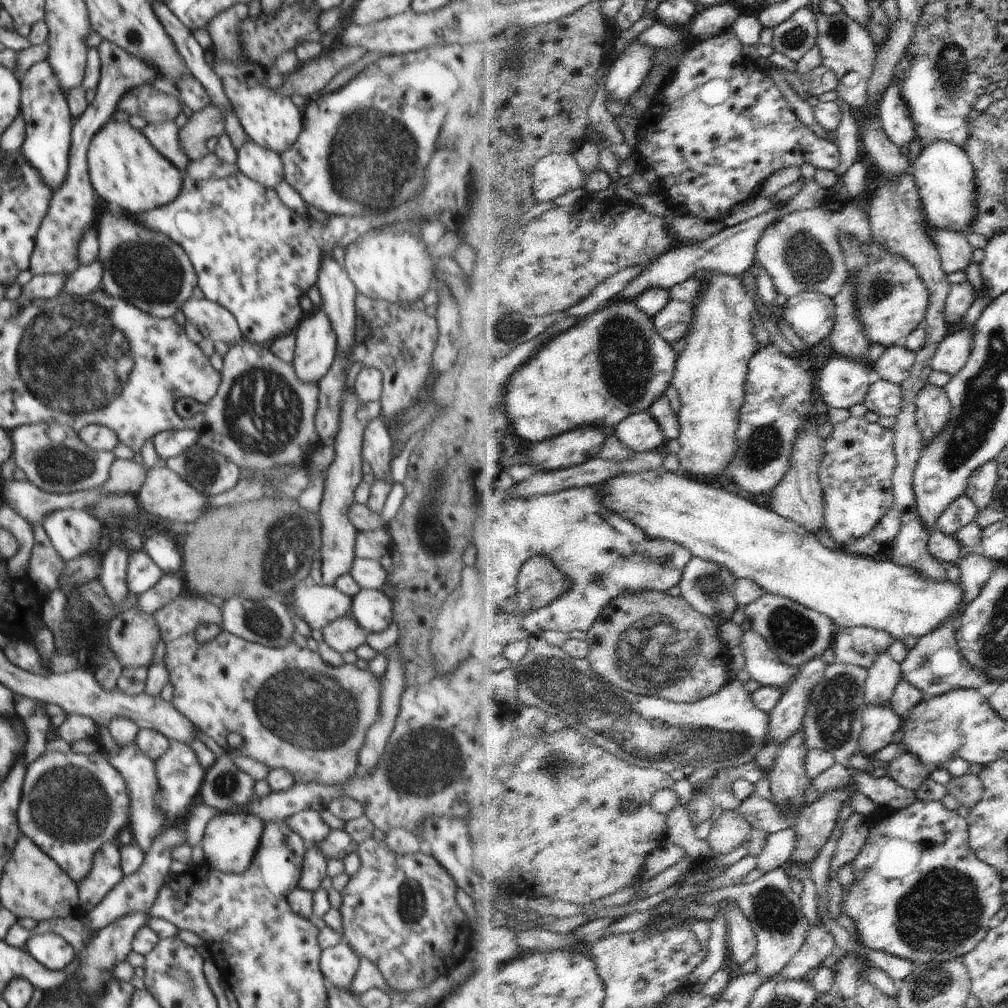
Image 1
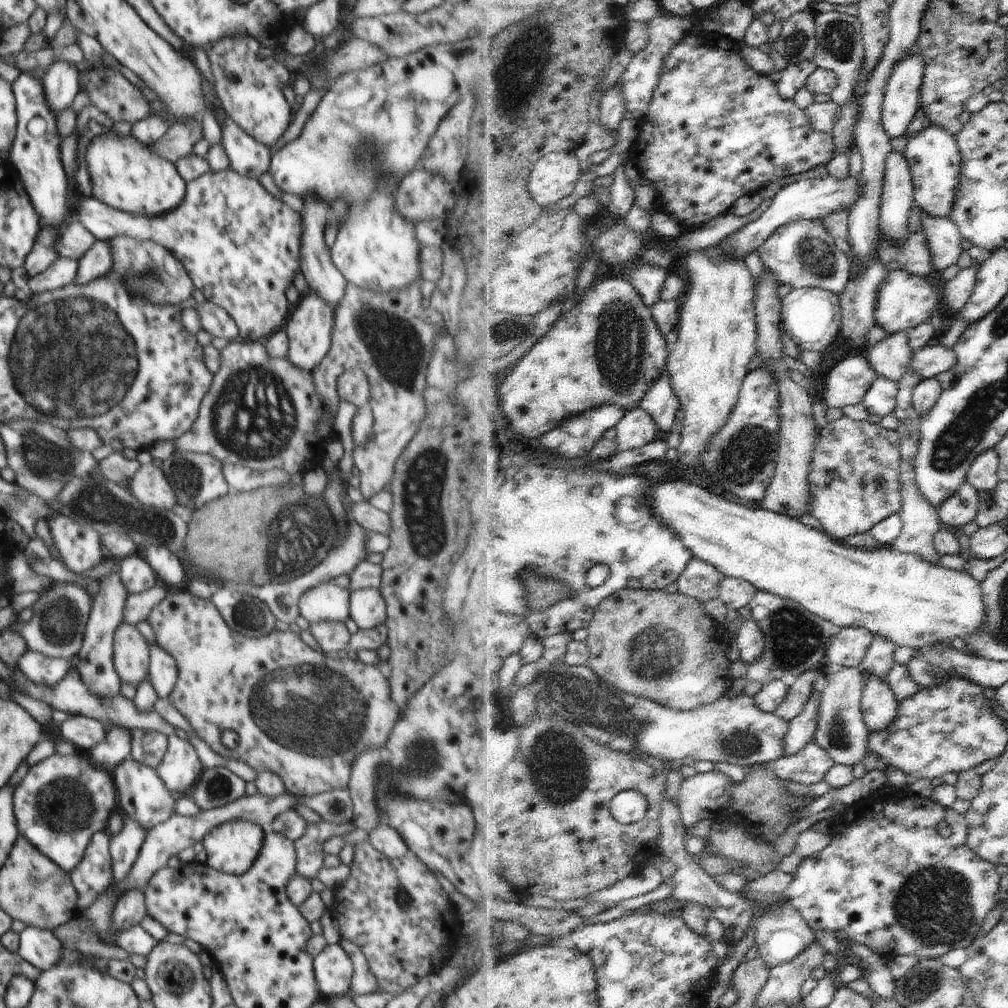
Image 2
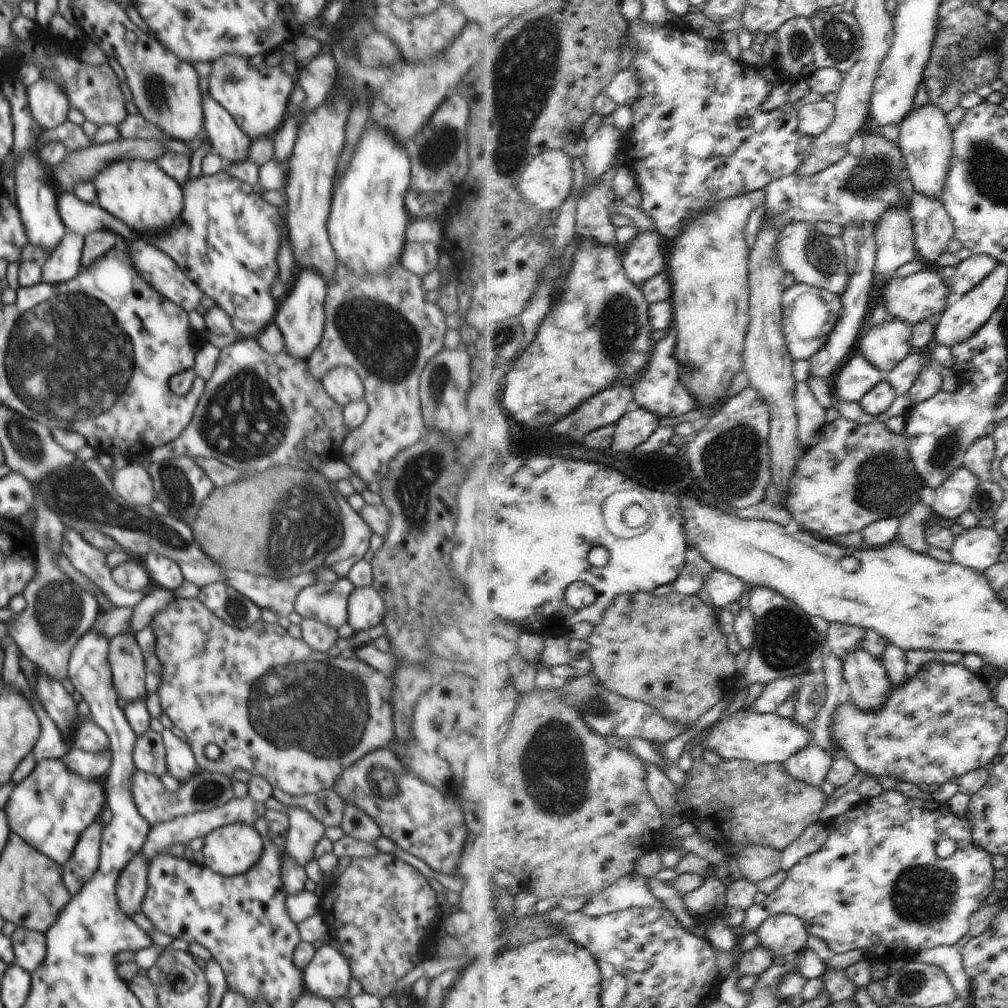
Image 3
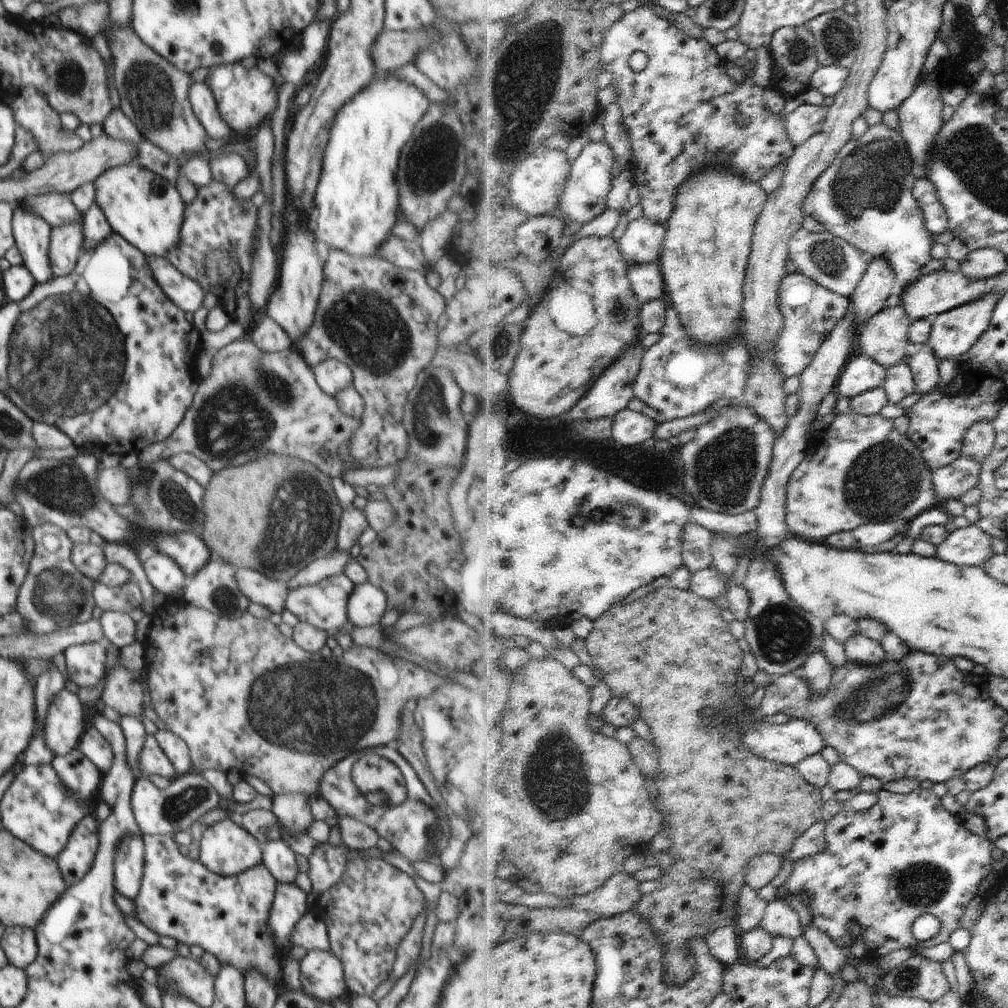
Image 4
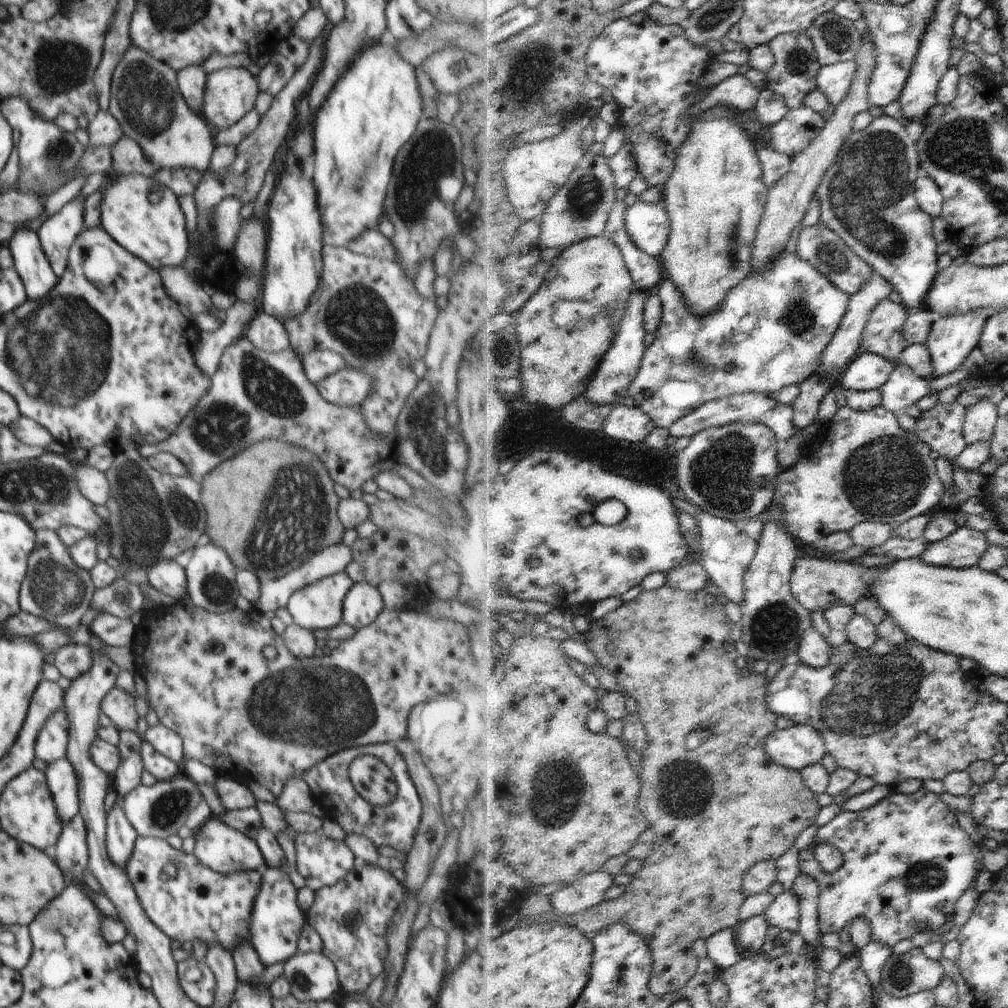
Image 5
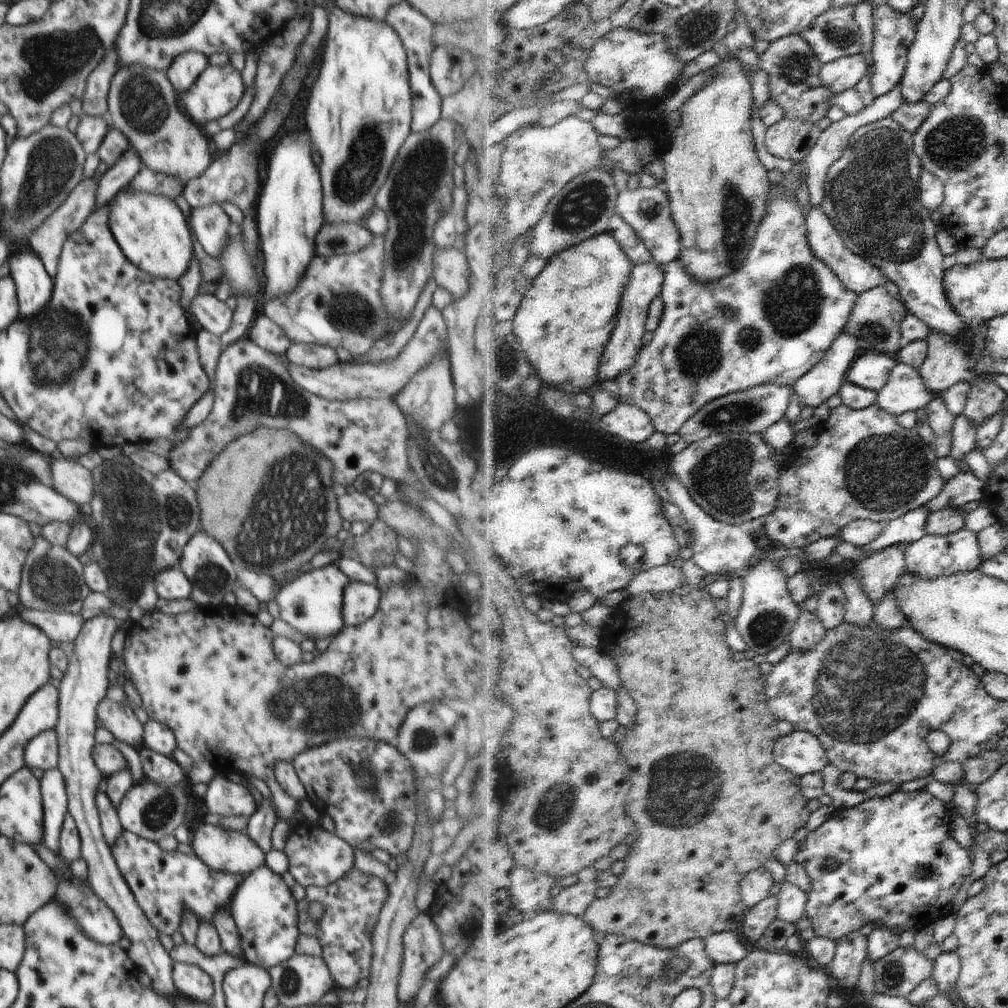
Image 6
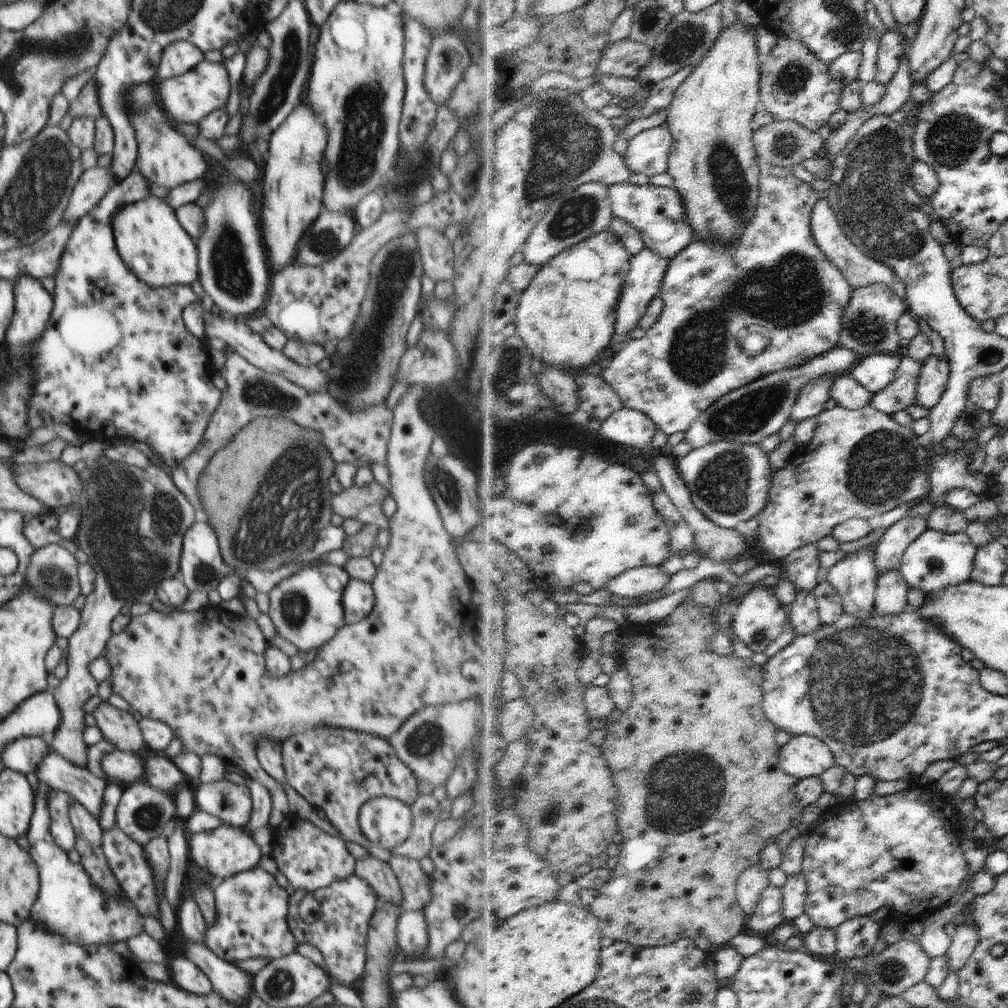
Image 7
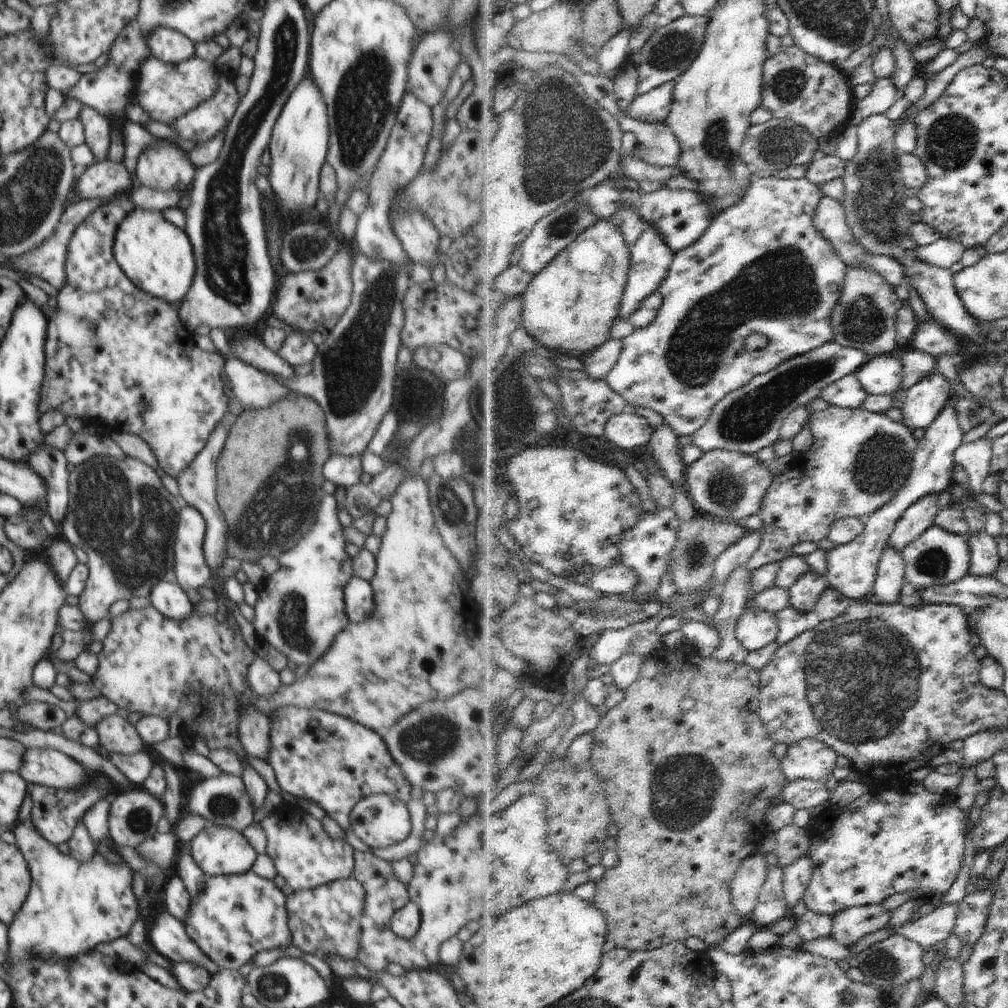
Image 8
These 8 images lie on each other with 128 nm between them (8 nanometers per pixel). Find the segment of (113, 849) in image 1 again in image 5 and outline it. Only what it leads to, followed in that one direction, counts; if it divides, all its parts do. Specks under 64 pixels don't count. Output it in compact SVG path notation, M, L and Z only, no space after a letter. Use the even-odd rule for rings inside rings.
M80 813L62 828L56 842L55 863L60 867L68 883L72 878L82 880L88 866L88 844L86 844L86 826Z

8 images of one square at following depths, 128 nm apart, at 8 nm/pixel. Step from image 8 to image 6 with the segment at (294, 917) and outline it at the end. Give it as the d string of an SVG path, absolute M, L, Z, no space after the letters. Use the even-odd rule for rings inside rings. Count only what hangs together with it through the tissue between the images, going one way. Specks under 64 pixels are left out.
M355 867L333 884L324 887L306 888L306 896L296 902L296 912L298 912L298 932L304 936L312 936L318 940L323 951L323 960L330 970L335 982L336 989L354 990L358 984L365 983L370 975L370 964L374 960L374 926L378 921L380 910L388 898L388 884L382 882L376 876L366 875ZM308 902L319 902L324 907L324 915L317 922L312 922L310 916L306 914Z

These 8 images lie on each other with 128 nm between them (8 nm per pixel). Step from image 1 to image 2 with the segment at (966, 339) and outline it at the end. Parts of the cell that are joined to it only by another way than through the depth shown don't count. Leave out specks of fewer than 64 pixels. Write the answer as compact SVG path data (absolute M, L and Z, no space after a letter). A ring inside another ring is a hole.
M933 341L916 352L911 371L922 373L926 379L929 379L947 370L955 369L956 364L957 354L953 347L945 347Z

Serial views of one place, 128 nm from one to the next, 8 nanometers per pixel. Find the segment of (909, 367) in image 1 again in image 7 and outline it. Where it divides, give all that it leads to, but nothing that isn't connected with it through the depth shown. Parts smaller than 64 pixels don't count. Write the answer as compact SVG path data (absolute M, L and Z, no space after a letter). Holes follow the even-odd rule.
M876 283L869 287L855 289L852 302L846 309L844 330L839 346L856 351L860 357L902 352L899 323L908 311L908 300L898 296L889 284Z

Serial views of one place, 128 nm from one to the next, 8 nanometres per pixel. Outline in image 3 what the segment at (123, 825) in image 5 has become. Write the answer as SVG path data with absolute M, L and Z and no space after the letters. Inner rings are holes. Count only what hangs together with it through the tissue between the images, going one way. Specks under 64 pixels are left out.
M137 855L126 865L117 880L117 899L126 916L141 911L141 904L147 891L148 861Z

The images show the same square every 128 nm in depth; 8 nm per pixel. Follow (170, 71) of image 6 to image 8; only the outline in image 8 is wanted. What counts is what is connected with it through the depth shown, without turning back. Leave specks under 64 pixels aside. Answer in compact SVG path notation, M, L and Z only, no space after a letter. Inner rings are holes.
M155 28L143 39L150 47L152 56L168 64L177 65L195 56L195 44L171 28Z

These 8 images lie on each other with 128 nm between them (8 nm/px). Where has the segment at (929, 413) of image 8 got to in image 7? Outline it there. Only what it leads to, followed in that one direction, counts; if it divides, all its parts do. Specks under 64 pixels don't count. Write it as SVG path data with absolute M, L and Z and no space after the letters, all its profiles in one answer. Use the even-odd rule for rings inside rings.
M930 355L925 362L918 389L917 404L932 410L948 390L952 362L948 357Z

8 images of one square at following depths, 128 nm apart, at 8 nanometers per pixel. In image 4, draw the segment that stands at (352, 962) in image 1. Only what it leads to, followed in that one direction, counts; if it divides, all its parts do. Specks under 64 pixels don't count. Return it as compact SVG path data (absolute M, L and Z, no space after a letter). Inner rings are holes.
M311 950L300 960L302 990L332 1004L347 988L341 960L331 951Z

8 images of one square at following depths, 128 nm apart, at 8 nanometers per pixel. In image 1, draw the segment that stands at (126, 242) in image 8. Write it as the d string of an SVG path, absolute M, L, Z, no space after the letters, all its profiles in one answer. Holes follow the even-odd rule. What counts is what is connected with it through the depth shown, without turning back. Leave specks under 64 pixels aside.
M110 119L92 137L87 150L87 163L92 186L97 192L98 198L104 200L101 202L101 206L108 204L111 211L118 208L122 212L137 215L164 206L178 196L183 185L183 172L175 167L161 152L158 152L157 148L154 148L143 131L133 127L128 121L118 122Z

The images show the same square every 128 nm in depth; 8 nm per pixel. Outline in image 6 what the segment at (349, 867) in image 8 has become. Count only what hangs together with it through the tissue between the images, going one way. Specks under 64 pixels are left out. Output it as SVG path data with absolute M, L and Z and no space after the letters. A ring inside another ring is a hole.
M304 821L291 825L289 839L284 846L284 854L290 864L288 872L305 889L333 884L349 874L354 868L353 852L350 844L335 833L324 830L319 824L308 824Z

